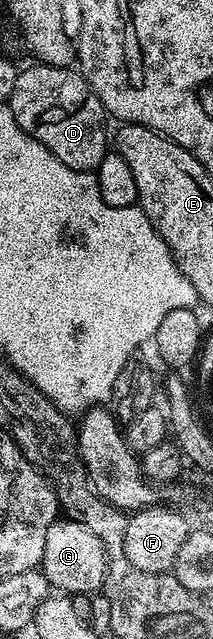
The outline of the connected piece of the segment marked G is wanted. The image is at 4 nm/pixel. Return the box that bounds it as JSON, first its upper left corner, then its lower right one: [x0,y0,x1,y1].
[39,520,108,596]

